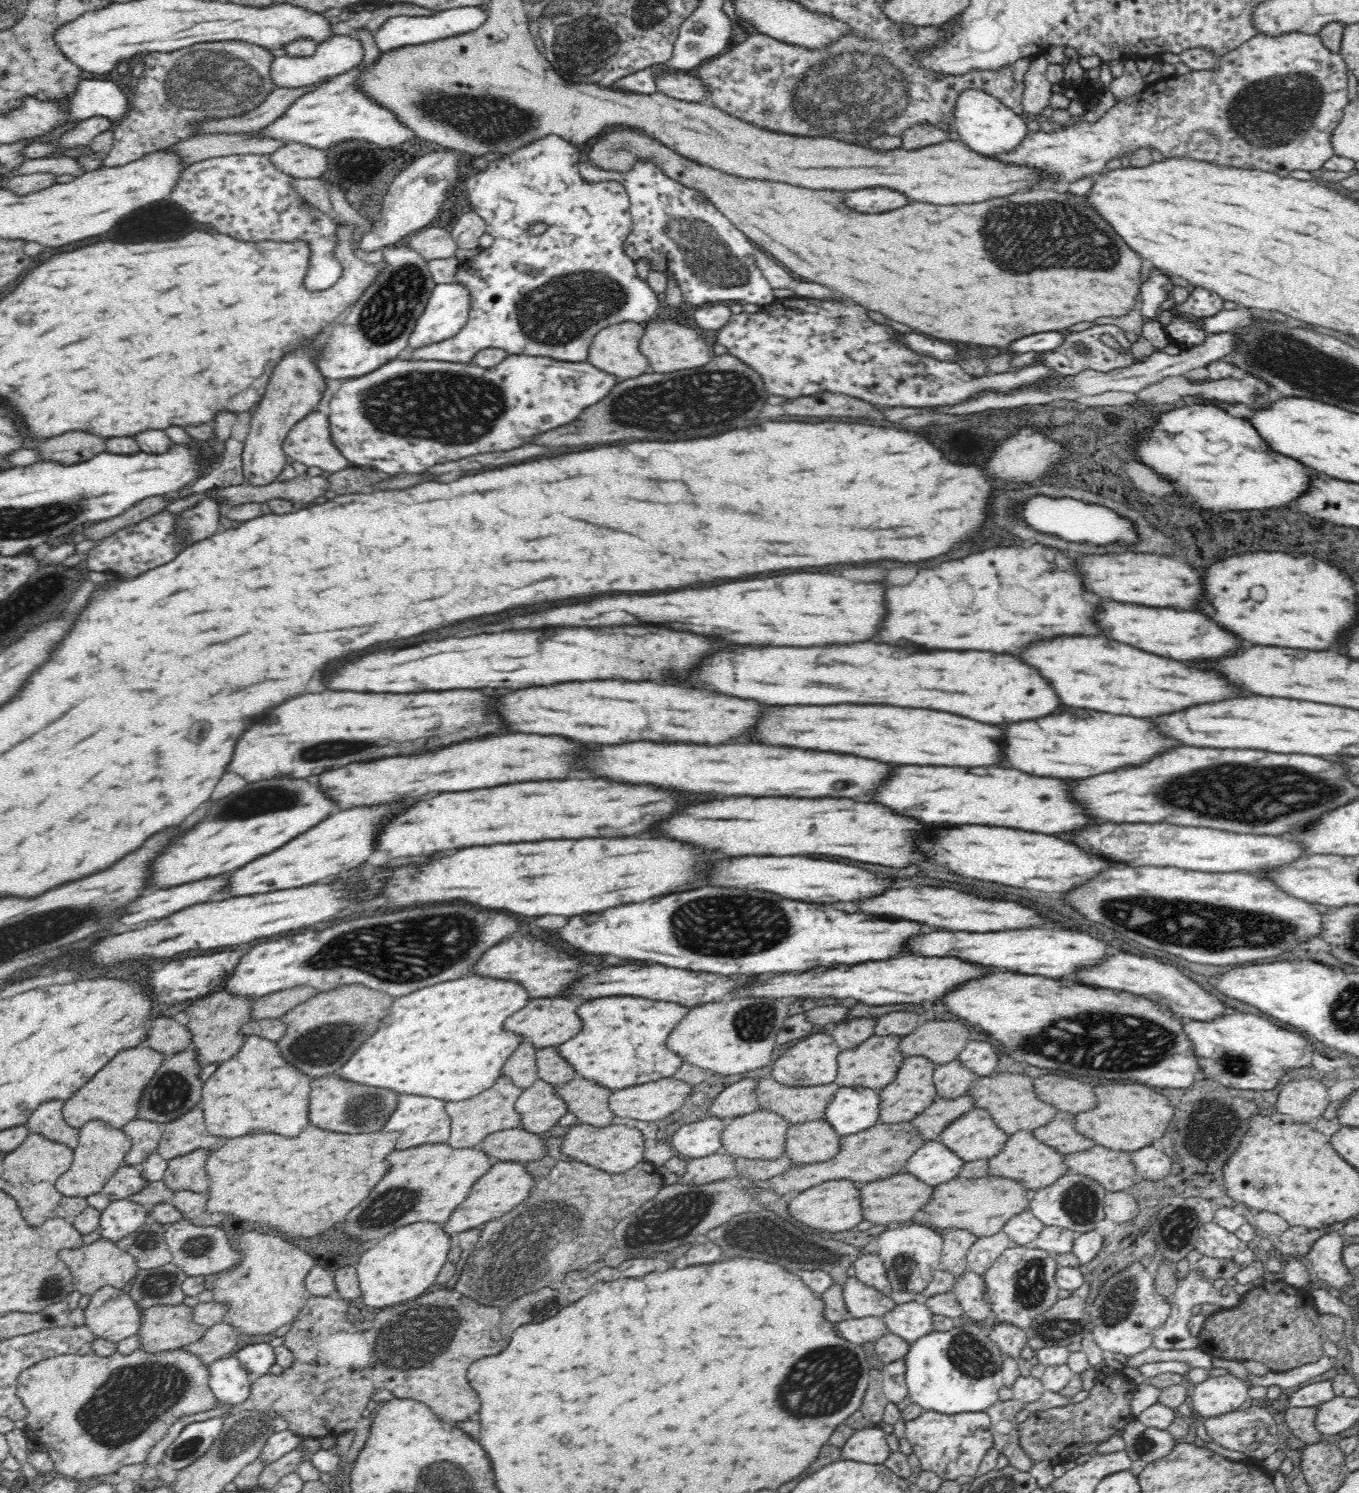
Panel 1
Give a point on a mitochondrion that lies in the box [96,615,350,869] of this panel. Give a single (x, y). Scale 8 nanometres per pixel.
(256, 802)

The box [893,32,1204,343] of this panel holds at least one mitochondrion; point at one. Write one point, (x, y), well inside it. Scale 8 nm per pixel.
(1019, 237)

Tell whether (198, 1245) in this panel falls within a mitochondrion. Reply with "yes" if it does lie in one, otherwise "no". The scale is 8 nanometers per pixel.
yes

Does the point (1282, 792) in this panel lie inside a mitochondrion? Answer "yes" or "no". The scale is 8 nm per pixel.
yes

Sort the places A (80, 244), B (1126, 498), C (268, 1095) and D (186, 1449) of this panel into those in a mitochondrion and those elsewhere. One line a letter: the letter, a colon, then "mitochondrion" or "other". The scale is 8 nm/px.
A: other
B: other
C: other
D: mitochondrion

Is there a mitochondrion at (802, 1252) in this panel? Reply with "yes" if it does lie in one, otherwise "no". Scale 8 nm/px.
yes

